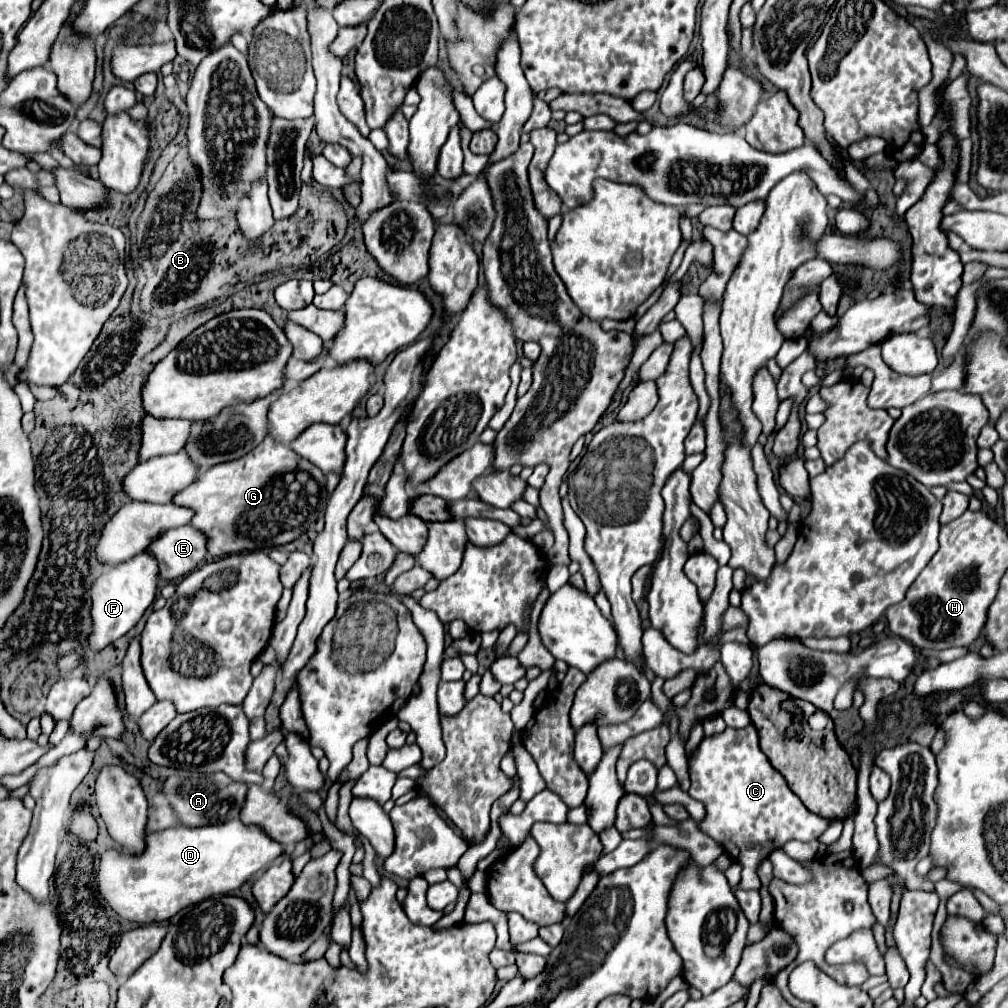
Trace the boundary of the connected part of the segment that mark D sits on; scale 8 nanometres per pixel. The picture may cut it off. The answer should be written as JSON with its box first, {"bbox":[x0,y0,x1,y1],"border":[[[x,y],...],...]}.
{"bbox":[94,818,284,924],"border":[[[238,818],[228,820],[224,824],[212,824],[200,828],[188,828],[188,826],[166,828],[164,832],[146,834],[144,844],[146,848],[142,854],[122,854],[114,848],[106,850],[100,856],[98,868],[94,872],[94,888],[100,900],[108,908],[112,908],[120,918],[138,924],[152,924],[152,922],[160,924],[186,906],[198,904],[210,896],[222,896],[234,892],[260,868],[276,862],[278,856],[284,852],[282,844],[274,842],[256,826],[244,826]]]}

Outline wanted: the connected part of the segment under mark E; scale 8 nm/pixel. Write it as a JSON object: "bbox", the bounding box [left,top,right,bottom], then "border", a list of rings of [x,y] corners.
{"bbox":[146,526,206,580],"border":[[[190,526],[172,528],[156,538],[146,552],[156,558],[158,576],[162,580],[180,580],[204,562],[206,536]]]}

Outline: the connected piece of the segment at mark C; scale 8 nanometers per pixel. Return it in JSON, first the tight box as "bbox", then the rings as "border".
{"bbox":[688,724,830,892],"border":[[[750,724],[742,730],[728,728],[722,734],[704,738],[702,744],[690,756],[688,766],[690,766],[690,780],[692,780],[688,794],[692,798],[700,800],[708,812],[706,818],[702,822],[698,822],[698,826],[708,836],[712,836],[718,844],[722,844],[732,860],[738,860],[742,864],[742,880],[738,882],[734,892],[738,888],[740,890],[758,890],[760,878],[756,874],[756,868],[764,858],[768,858],[774,850],[782,848],[784,842],[788,842],[788,840],[800,840],[800,842],[818,840],[818,836],[830,824],[826,818],[820,818],[820,816],[808,812],[808,808],[800,802],[800,798],[788,788],[784,776],[776,768],[772,768],[766,754],[758,746],[758,736],[756,736],[754,724]]]}

